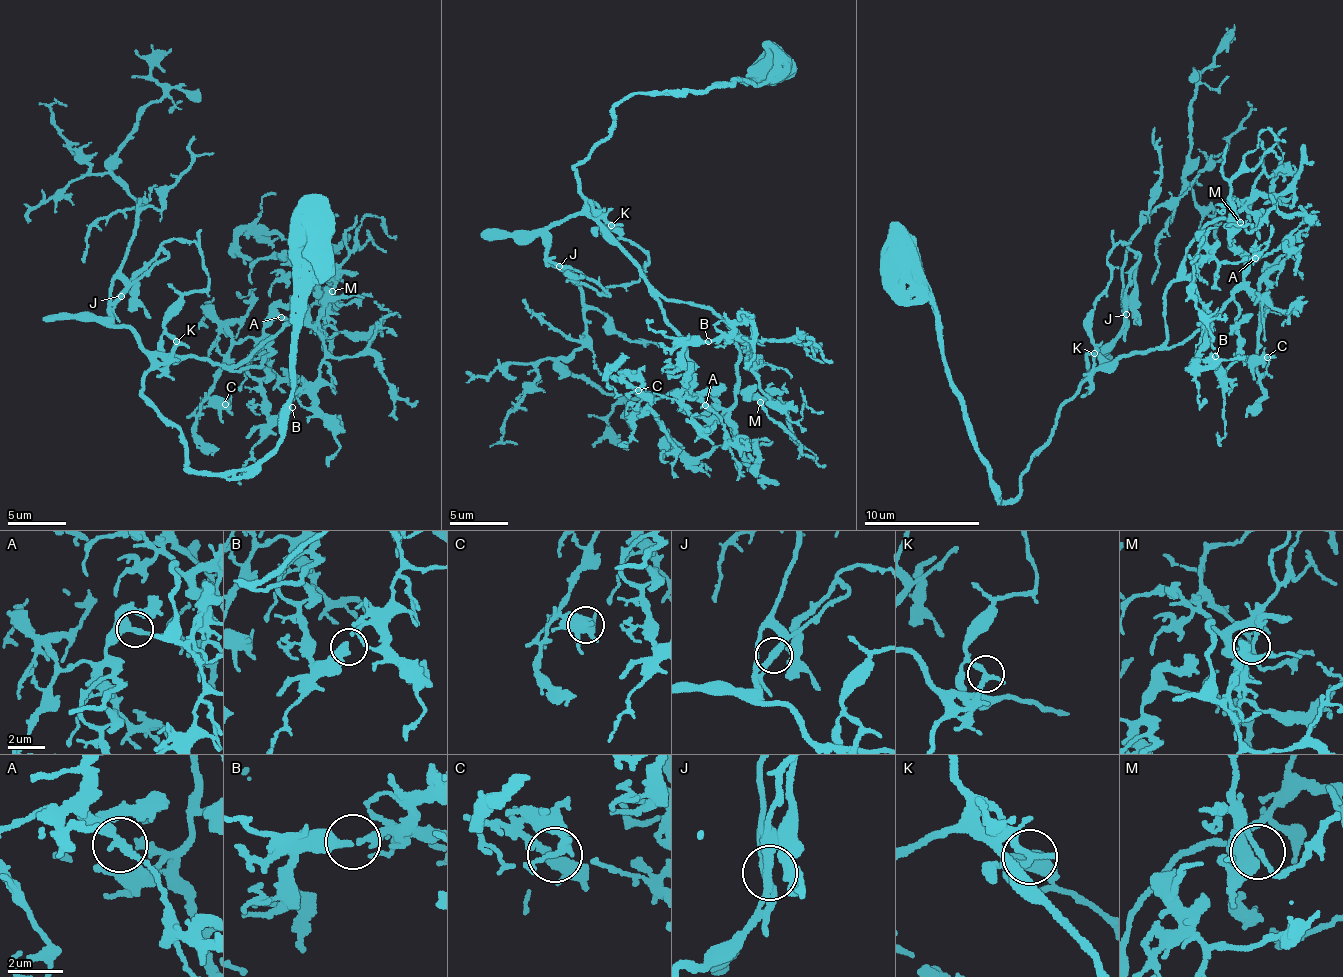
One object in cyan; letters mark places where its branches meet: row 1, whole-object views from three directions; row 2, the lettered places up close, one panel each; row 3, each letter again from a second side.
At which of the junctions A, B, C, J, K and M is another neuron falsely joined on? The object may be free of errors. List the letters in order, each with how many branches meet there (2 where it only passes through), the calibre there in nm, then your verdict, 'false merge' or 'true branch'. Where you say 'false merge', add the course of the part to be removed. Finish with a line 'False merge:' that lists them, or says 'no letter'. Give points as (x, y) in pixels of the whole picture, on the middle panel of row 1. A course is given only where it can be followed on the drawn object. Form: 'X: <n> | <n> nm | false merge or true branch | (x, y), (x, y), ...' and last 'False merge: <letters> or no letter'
A: 2 | 300 nm | true branch
B: 2 | 320 nm | true branch
C: 2 | 280 nm | true branch
J: 2 | 240 nm | true branch
K: 2 | 240 nm | true branch
M: 2 | 190 nm | true branch
False merge: no letter

